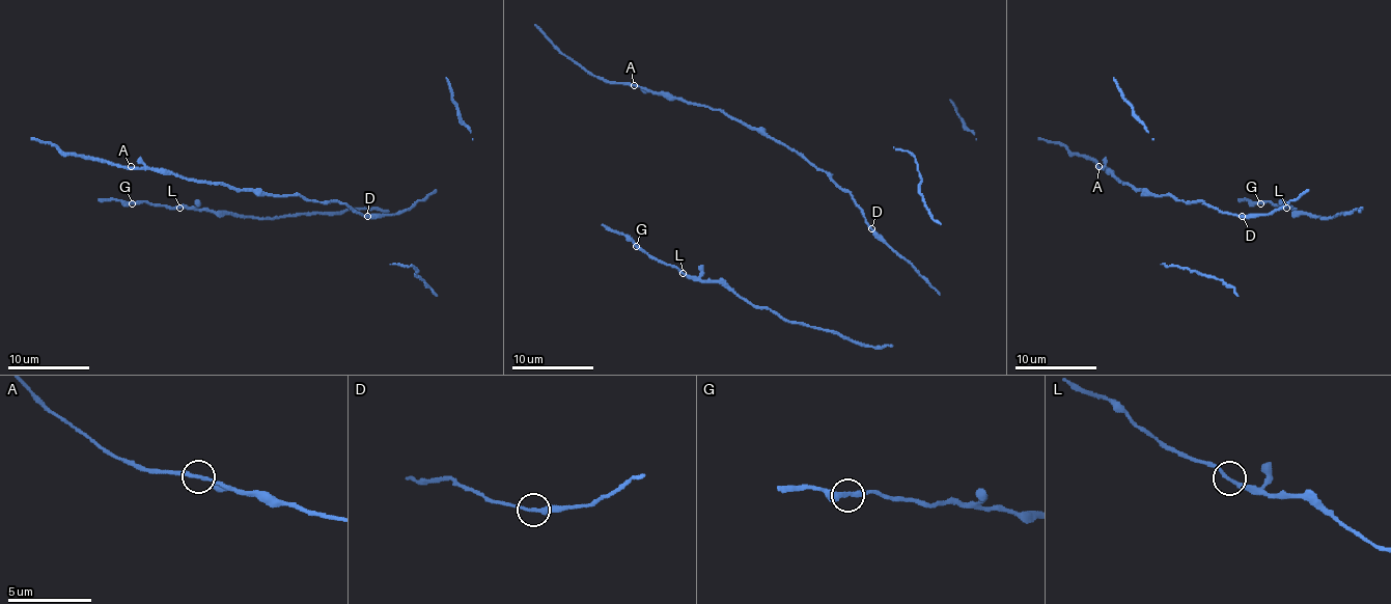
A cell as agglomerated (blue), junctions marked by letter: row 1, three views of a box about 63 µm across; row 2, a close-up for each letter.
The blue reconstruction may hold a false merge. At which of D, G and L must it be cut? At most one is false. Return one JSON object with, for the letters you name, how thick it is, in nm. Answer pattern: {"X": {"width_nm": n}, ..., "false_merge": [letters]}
{"false_merge": []}

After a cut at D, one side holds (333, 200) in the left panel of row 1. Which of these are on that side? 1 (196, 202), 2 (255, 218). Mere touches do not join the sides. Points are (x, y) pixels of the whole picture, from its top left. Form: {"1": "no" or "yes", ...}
{"1": "no", "2": "no"}

